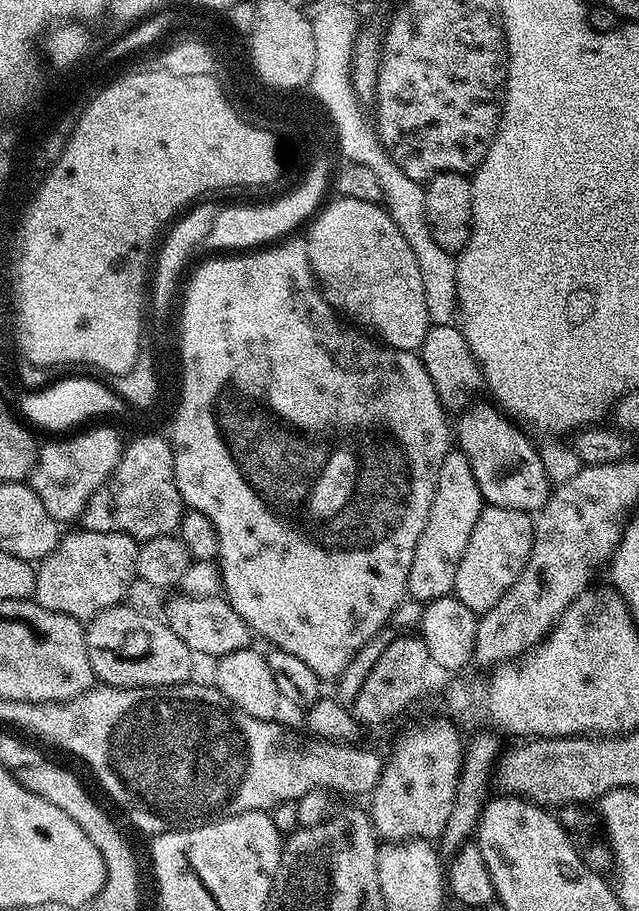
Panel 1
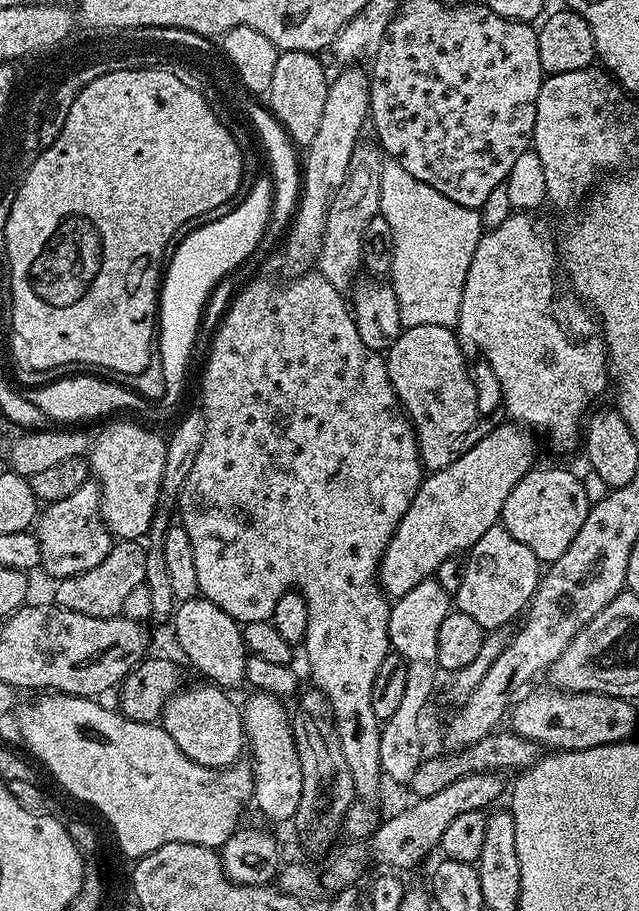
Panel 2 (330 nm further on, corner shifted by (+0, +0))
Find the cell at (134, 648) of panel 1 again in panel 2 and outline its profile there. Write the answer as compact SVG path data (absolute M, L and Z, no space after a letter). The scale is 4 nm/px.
M211 682L199 683L169 698L162 713L162 727L178 742L178 750L182 750L186 758L207 768L228 768L241 759L240 751L246 748L241 709L225 689Z

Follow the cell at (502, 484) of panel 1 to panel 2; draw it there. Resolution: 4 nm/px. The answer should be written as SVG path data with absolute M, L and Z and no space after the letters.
M533 467L518 482L518 486L510 490L510 498L506 498L500 518L502 527L514 534L522 546L534 550L540 561L551 562L562 558L570 542L578 538L582 522L586 522L590 499L583 482L570 469L540 467Z

